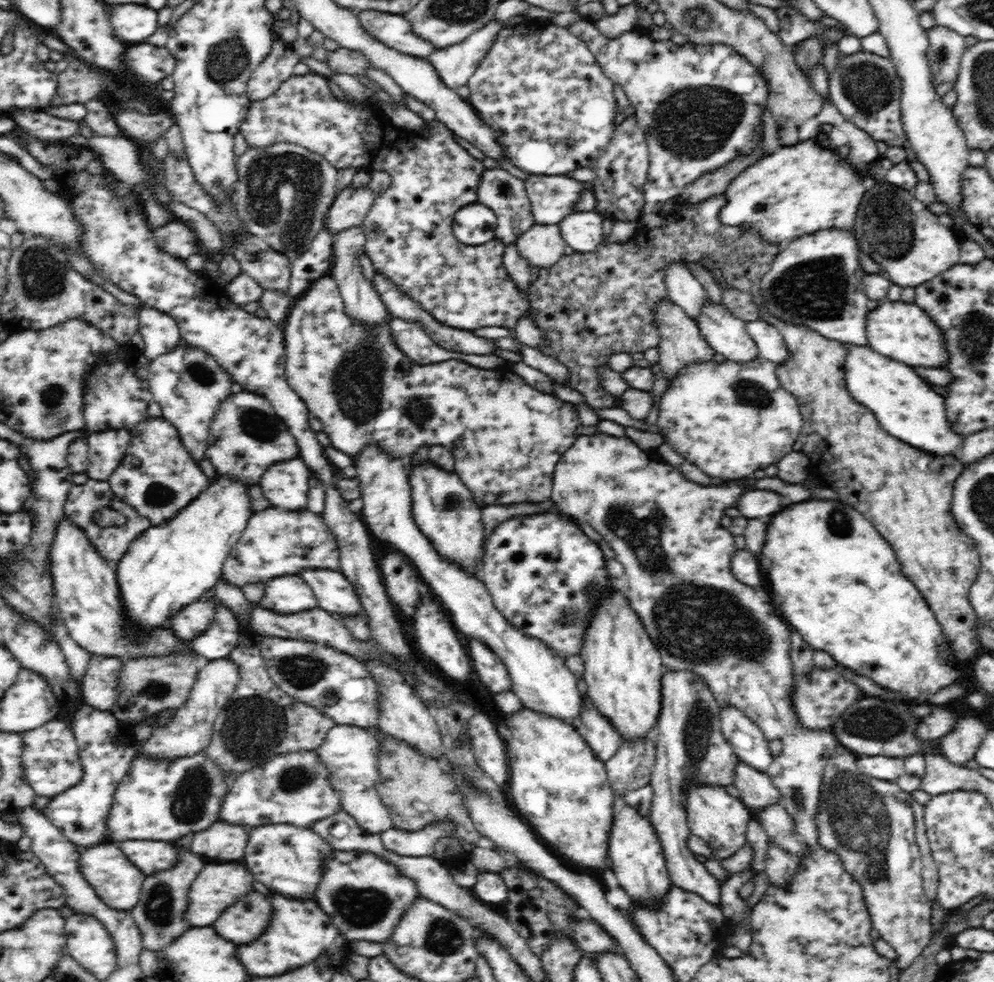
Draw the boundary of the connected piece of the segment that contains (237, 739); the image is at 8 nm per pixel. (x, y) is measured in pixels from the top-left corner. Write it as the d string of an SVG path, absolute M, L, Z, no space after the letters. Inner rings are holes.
M235 646L229 656L238 660L239 681L228 703L214 720L214 732L204 751L226 771L239 775L279 753L317 749L326 738L326 733L335 725L334 720L318 710L317 706L310 706L281 691L262 668L263 656L258 654L258 646L256 650ZM250 658L258 658L256 668L250 664Z

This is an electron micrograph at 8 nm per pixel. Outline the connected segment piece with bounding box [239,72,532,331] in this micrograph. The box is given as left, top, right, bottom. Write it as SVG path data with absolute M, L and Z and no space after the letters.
M313 72L303 76L293 75L284 81L276 92L264 98L264 100L251 101L248 114L242 121L239 132L249 141L249 144L271 144L274 141L296 141L297 144L305 145L306 148L321 153L322 157L326 158L326 161L336 170L342 170L342 168L345 167L362 168L366 165L370 168L385 169L391 176L391 184L388 186L386 192L382 192L382 194L374 199L370 210L368 210L365 216L365 220L362 222L365 226L366 237L363 252L368 255L374 268L380 268L380 271L386 273L402 291L408 293L418 304L421 304L421 307L426 309L426 312L432 313L438 322L452 329L474 331L478 330L478 328L484 328L484 326L504 326L504 328L512 330L512 328L516 327L521 316L530 310L532 300L530 300L530 293L526 291L526 289L522 289L522 287L510 277L508 269L505 268L503 256L505 244L501 241L501 237L492 238L492 240L488 240L488 242L484 242L484 244L478 244L478 246L466 246L462 244L453 233L453 220L456 212L458 212L462 206L476 203L476 198L478 198L478 191L476 190L478 190L480 174L488 162L480 161L472 157L472 155L454 139L453 132L437 118L427 121L425 131L400 129L389 122L388 117L384 114L380 106L372 108L372 106L362 105L362 103L358 103L352 98L349 102L348 100L339 100L337 95L330 90L328 81L328 78Z

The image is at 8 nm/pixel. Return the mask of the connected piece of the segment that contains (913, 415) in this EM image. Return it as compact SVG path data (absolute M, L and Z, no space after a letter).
M849 345L845 362L848 391L877 416L882 429L894 436L894 439L926 453L936 456L952 455L963 445L965 438L946 417L945 397L936 393L929 383L914 372L913 367L888 360L882 354L876 354L869 346Z

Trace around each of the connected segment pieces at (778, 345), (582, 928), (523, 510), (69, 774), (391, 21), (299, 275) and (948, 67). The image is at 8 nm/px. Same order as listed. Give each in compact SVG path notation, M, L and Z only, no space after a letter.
M762 319L749 321L745 325L750 338L757 344L760 357L775 365L787 357L786 343L781 332L774 325Z
M593 920L575 924L574 939L586 954L620 953L616 941Z
M551 500L530 503L530 502L520 502L520 504L502 506L500 504L489 504L484 506L480 510L480 519L484 525L484 544L483 549L487 545L487 539L493 533L493 530L512 517L534 515L536 513L544 513L552 510L555 504Z
M59 718L52 719L40 728L24 733L24 759L25 776L32 785L35 796L56 796L68 788L76 786L85 772L81 766L78 743L73 729Z
M368 9L360 10L356 19L366 36L395 51L400 50L404 54L426 59L431 50L436 49L430 43L411 34L410 23L402 15Z
M325 224L323 230L312 240L310 248L291 262L290 286L287 292L289 297L298 297L316 278L322 277L324 273L330 274L333 236L327 226Z
M934 26L926 31L929 40L926 58L930 63L934 87L944 82L955 83L959 76L960 58L966 48L964 37L944 27Z

